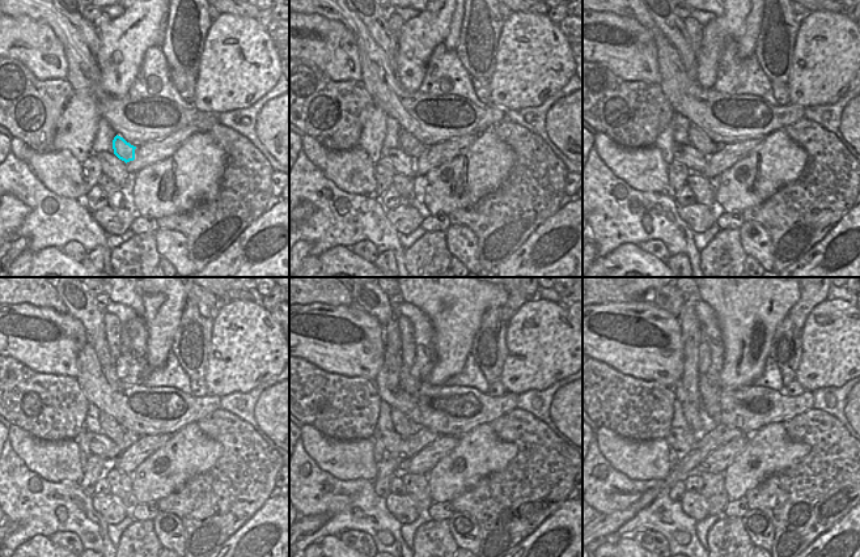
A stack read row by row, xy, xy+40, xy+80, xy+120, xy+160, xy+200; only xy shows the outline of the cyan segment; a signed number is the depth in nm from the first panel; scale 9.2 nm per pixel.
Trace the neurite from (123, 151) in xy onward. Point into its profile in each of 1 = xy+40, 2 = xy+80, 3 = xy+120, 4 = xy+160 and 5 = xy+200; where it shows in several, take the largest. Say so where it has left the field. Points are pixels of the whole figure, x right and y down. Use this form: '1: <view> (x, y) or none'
1: xy+40 (409, 143)
2: xy+80 (698, 137)
3: xy+120 (110, 428)
4: xy+160 (402, 425)
5: xy+200 (690, 412)

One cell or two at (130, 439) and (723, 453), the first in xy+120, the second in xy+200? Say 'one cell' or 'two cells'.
two cells

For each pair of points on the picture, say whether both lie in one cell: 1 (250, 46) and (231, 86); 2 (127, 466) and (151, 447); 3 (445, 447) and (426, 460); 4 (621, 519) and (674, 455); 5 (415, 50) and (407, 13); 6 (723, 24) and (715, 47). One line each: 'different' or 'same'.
1: same
2: same
3: same
4: different
5: different
6: same

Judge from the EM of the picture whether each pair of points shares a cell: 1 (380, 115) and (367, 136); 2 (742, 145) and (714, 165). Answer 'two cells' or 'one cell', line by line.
1: one cell
2: one cell

